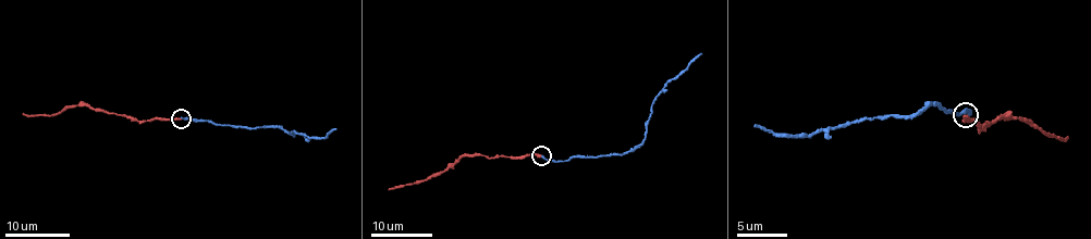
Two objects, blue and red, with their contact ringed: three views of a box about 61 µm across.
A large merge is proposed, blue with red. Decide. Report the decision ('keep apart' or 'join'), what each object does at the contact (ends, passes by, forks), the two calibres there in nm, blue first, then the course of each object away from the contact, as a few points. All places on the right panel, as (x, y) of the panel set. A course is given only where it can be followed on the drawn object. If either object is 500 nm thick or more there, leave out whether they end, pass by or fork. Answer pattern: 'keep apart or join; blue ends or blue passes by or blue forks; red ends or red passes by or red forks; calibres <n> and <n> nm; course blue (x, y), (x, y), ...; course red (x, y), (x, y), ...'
join; blue ends; red ends; calibres 280 and 320 nm; course blue (967, 114), (964, 109), (959, 114), (935, 103), (907, 116), (884, 115), (822, 128), (809, 136), (755, 125); course red (967, 116), (965, 120), (978, 123), (981, 129), (1015, 118), (1031, 123), (1059, 141), (1068, 136)

